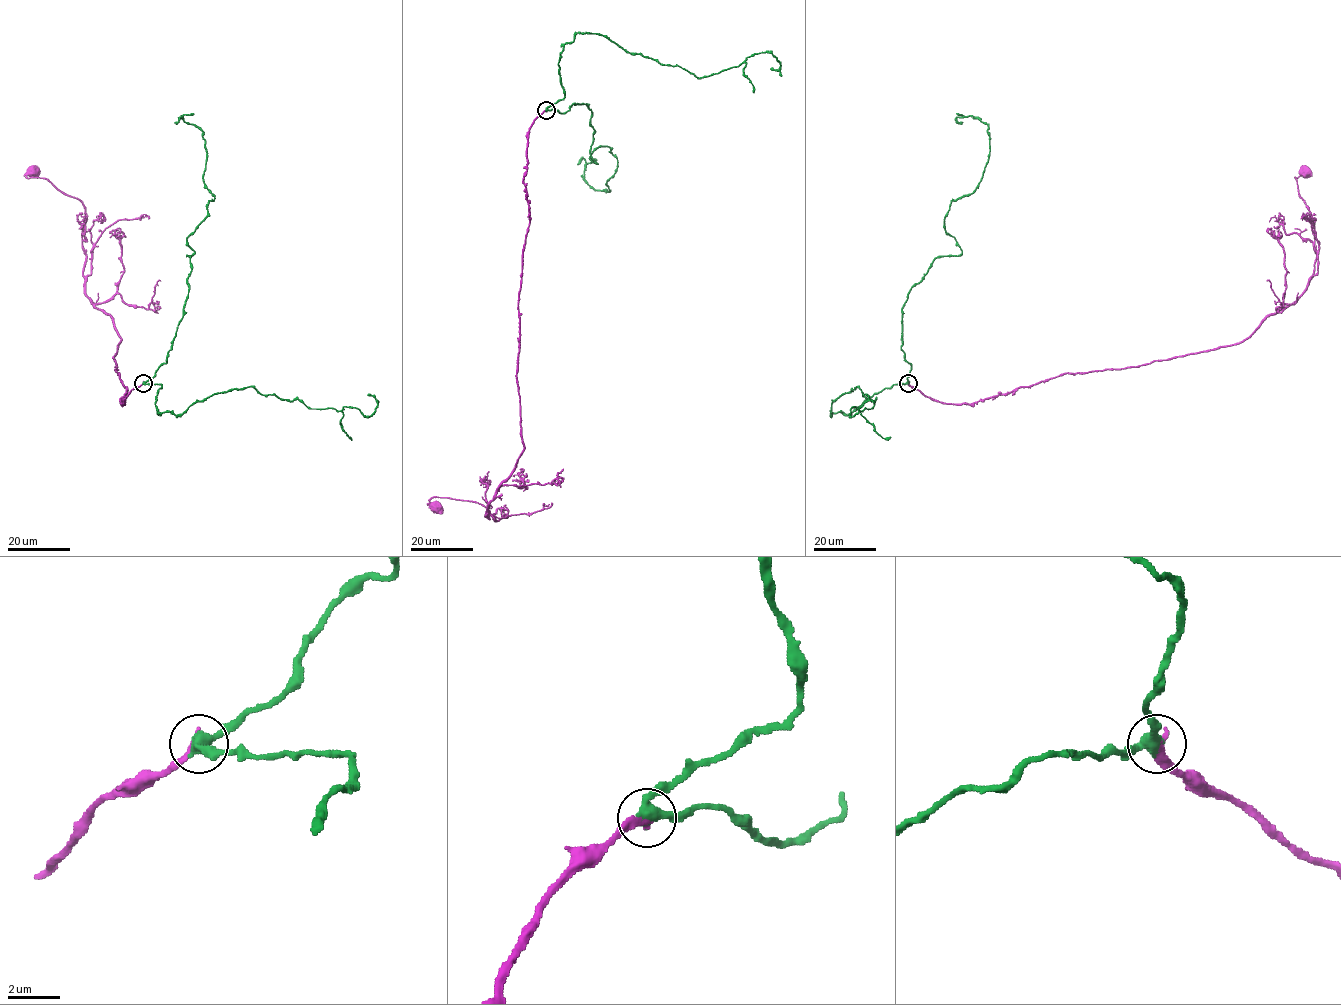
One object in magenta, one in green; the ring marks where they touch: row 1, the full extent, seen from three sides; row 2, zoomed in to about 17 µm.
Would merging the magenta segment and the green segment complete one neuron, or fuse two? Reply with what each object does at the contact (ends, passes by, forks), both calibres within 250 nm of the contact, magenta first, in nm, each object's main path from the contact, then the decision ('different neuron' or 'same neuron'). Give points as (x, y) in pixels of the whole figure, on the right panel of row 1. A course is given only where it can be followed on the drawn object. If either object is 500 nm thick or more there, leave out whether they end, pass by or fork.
magenta ends there; green passes by; 320 nm thick on the magenta side, 400 nm on the other; magenta runs (908, 382), (973, 403), (1239, 344), (1312, 275), (1312, 222), (1295, 178), (1311, 171); green runs (908, 382), (902, 307), (935, 258), (962, 253), (944, 219), (988, 160), (986, 124), (956, 117), (962, 122); same neuron

